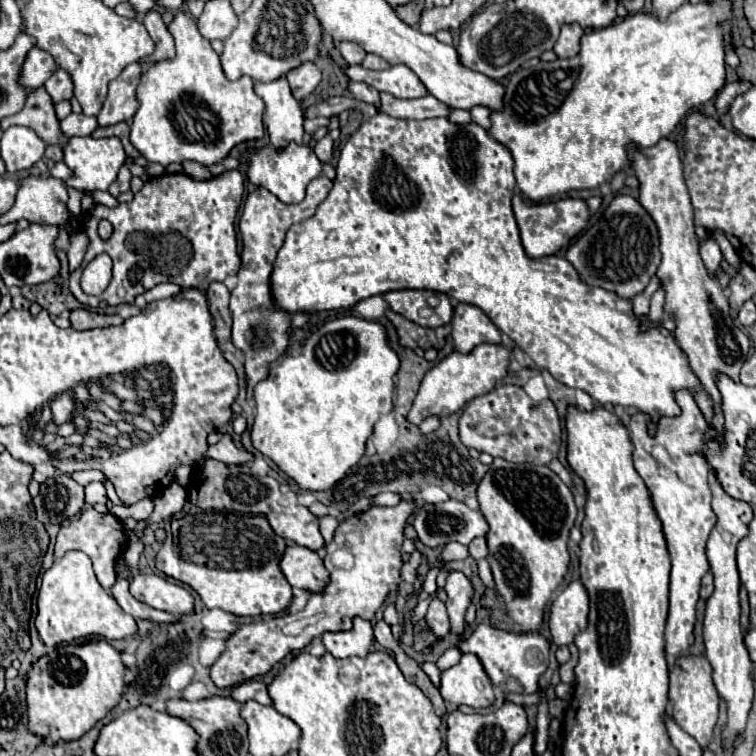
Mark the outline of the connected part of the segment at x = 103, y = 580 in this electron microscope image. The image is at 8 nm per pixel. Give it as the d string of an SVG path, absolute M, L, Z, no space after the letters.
M94 508L90 510L84 510L76 520L72 520L68 526L62 526L60 532L58 532L58 540L56 540L56 548L54 548L54 558L62 558L66 552L70 550L80 550L84 554L88 554L88 558L92 560L92 566L94 566L94 572L96 572L96 578L98 582L110 590L110 586L114 584L116 580L116 572L114 572L114 560L116 556L122 554L124 550L124 532L122 532L122 526L120 526L120 520L114 518L112 514L100 514L96 512Z

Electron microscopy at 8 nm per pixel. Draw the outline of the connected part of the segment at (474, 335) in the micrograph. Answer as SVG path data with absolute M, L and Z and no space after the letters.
M456 304L450 326L456 350L460 352L470 352L482 342L500 342L498 328L478 306L472 304Z

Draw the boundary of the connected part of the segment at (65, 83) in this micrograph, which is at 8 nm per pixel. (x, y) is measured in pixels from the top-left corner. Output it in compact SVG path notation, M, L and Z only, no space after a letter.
M56 70L44 84L44 88L48 90L50 98L54 104L62 102L62 100L70 100L74 94L72 94L72 80L70 76L64 72L64 70Z

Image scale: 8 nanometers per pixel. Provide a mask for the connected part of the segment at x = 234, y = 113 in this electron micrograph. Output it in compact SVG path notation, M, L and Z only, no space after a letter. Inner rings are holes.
M176 12L174 20L168 24L168 30L172 32L174 40L176 40L176 56L170 60L162 60L152 64L140 80L138 86L138 100L140 100L140 108L132 118L132 132L130 132L130 142L134 144L134 148L148 158L150 162L158 162L162 166L168 166L172 162L182 162L182 160L196 160L204 166L212 166L216 162L220 162L236 144L240 142L248 142L248 140L258 140L264 136L264 124L262 124L262 114L264 114L264 100L260 96L254 94L254 80L250 76L242 76L236 82L228 80L222 72L220 66L220 58L214 52L214 48L210 46L210 42L198 32L196 20L190 18L184 12ZM182 102L190 102L190 104L204 104L208 108L208 112L212 112L216 118L212 118L210 126L196 126L196 136L182 136L176 130L176 122L172 118L172 110L176 104Z

